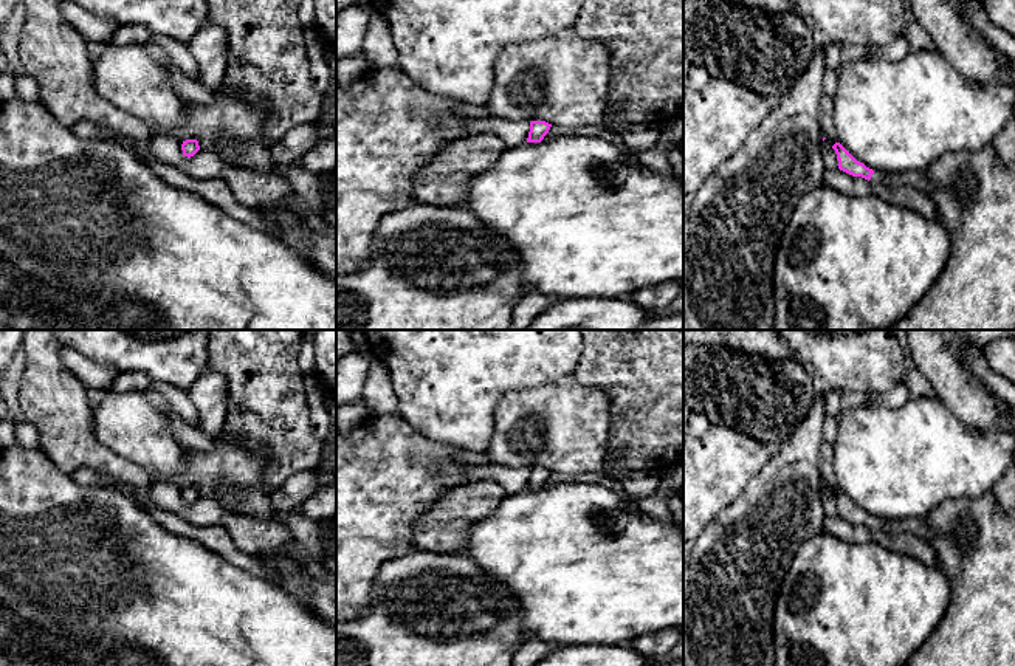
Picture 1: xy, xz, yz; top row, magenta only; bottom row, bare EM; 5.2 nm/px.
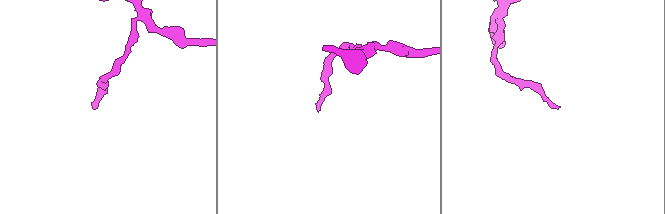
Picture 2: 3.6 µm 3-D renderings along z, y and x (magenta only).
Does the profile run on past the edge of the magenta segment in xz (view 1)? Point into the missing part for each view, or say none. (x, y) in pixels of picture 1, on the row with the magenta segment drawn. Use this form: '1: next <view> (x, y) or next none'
1: next none

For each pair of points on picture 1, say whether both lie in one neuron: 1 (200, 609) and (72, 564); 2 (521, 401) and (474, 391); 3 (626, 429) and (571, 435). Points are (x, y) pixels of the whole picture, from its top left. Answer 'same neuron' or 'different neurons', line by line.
1: same neuron
2: different neurons
3: different neurons

